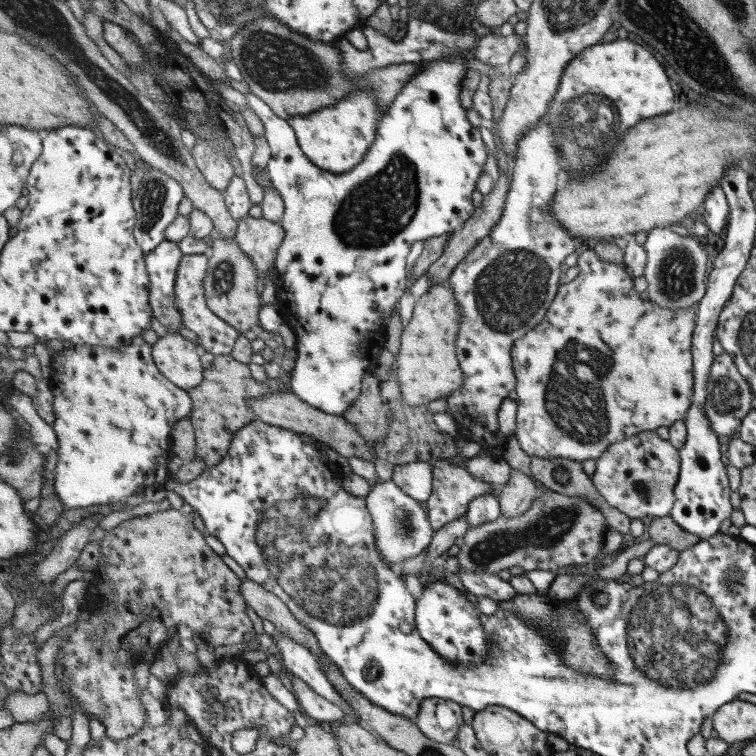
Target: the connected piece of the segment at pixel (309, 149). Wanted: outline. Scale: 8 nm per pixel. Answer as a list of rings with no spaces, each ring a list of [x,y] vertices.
[[[365,87],[349,93],[337,105],[307,115],[298,115],[287,121],[296,131],[304,153],[317,166],[333,173],[345,173],[364,160],[368,150],[378,138],[382,120],[379,108],[381,105],[377,101],[377,93]]]

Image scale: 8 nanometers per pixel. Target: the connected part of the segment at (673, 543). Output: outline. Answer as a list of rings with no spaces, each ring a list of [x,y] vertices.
[[[669,515],[661,518],[646,520],[646,538],[652,540],[653,544],[665,544],[681,552],[693,544],[699,542],[699,537],[686,533],[675,524]]]

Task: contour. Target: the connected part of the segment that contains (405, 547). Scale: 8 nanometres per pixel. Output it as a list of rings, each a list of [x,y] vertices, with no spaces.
[[[392,479],[381,484],[373,484],[365,499],[368,502],[369,513],[372,514],[377,544],[383,552],[383,559],[389,563],[389,566],[398,568],[404,560],[407,558],[410,560],[413,556],[421,554],[423,548],[432,544],[437,530],[427,518],[427,512],[421,506],[421,501],[407,494]]]

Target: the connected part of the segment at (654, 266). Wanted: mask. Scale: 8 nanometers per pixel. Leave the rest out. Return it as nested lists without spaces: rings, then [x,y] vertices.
[[[656,227],[649,231],[645,243],[641,246],[647,255],[642,277],[647,282],[645,294],[650,303],[663,309],[681,309],[691,306],[705,293],[707,270],[713,245],[700,234],[694,237],[681,237],[669,227]]]

